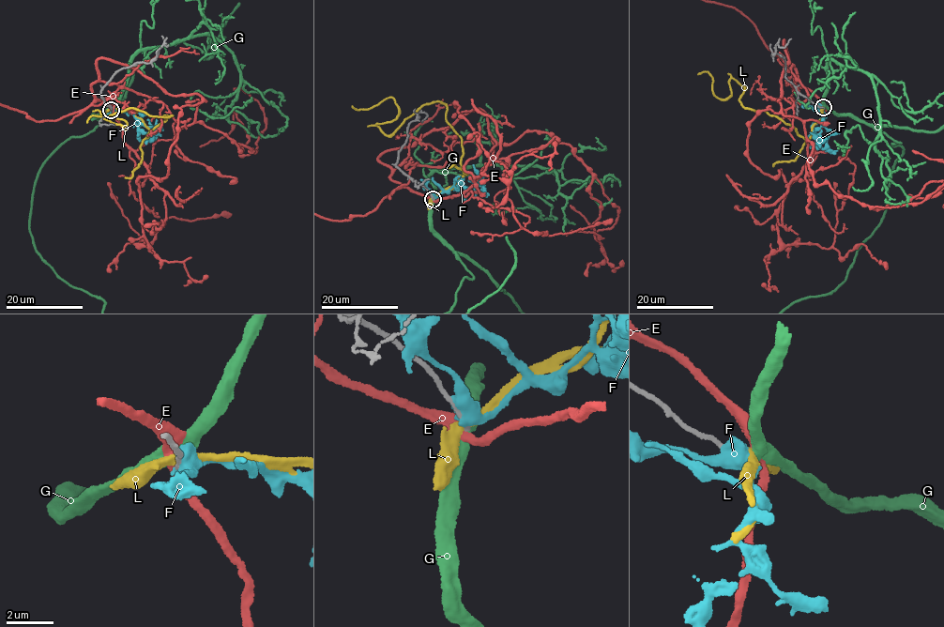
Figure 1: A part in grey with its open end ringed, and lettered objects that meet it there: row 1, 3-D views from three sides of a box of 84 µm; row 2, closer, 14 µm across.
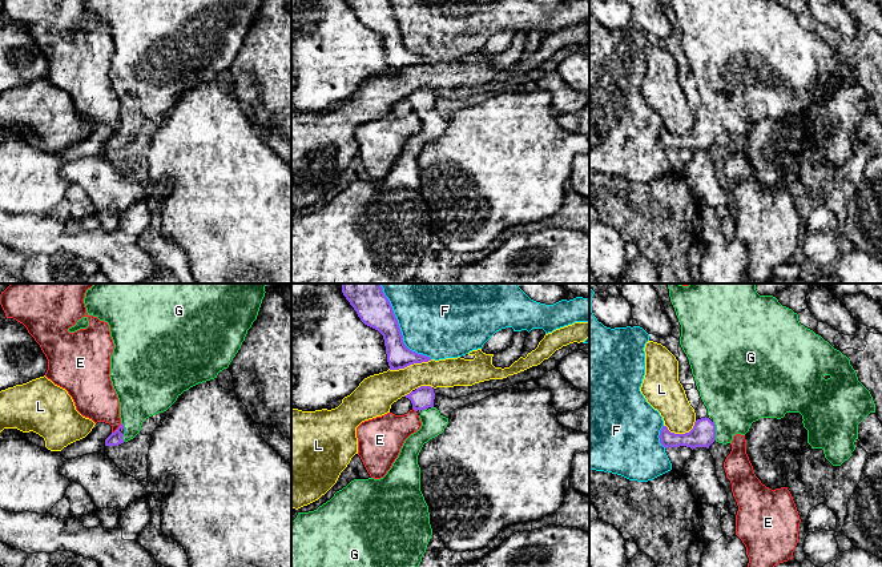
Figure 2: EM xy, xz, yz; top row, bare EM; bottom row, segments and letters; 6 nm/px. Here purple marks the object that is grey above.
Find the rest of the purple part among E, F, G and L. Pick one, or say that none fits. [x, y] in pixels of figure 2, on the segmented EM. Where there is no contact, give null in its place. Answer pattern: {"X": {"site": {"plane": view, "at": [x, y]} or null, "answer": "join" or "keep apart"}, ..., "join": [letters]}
{"E": {"site": {"plane": "xy", "at": [117, 429]}, "answer": "keep apart"}, "F": {"site": {"plane": "xz", "at": [399, 328]}, "answer": "keep apart"}, "G": {"site": {"plane": "yz", "at": [715, 430]}, "answer": "join"}, "L": {"site": {"plane": "xz", "at": [410, 364]}, "answer": "keep apart"}, "join": ["G"]}

